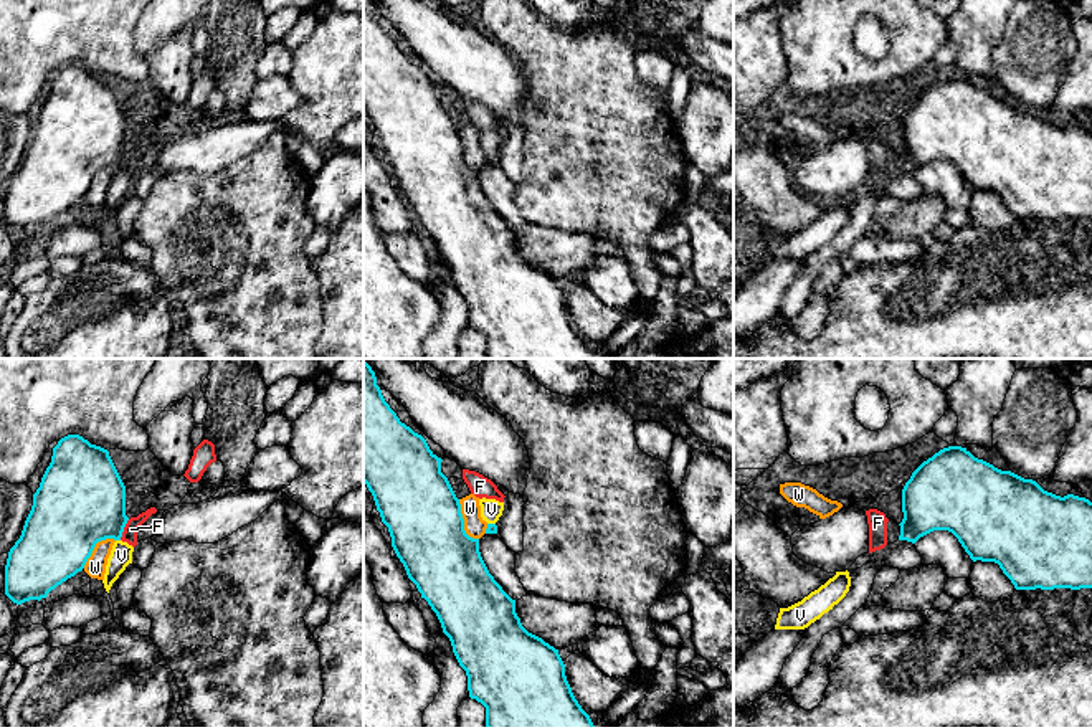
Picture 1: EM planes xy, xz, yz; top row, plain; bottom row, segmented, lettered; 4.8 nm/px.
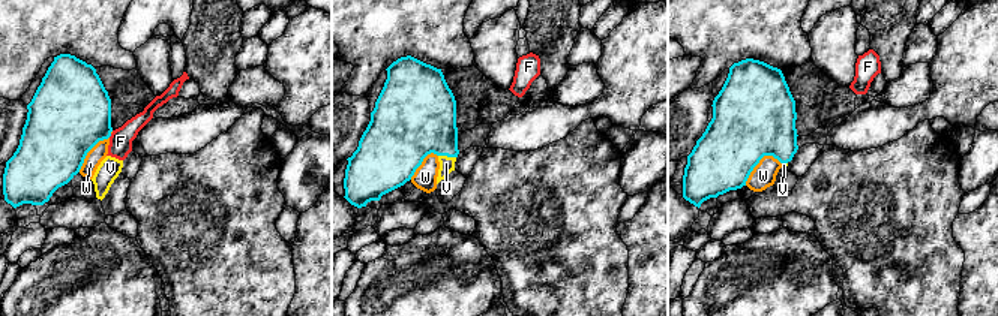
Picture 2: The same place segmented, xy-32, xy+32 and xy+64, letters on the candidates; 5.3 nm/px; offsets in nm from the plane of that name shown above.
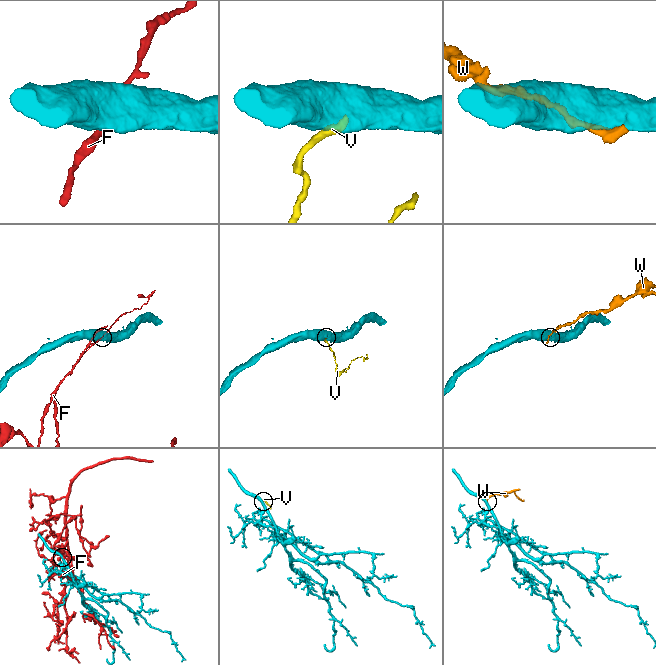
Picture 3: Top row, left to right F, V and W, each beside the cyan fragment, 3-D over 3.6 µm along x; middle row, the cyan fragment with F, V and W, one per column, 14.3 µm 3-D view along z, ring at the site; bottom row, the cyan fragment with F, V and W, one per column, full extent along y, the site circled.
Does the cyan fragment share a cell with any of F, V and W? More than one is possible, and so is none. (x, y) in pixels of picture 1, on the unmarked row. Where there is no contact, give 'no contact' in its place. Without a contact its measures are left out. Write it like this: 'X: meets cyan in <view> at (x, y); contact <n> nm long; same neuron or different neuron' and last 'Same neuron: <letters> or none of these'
F: meets cyan in xy at (123, 159); contact 120 nm long; different neuron
V: meets cyan in xy at (118, 169); contact 30 nm long; same neuron
W: meets cyan in xz at (463, 152); contact 220 nm long; different neuron
Same neuron: V

